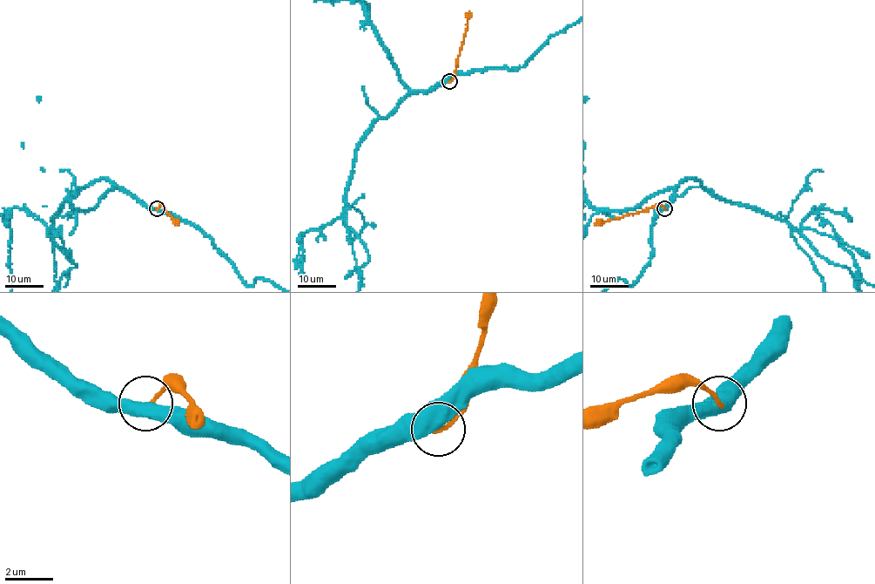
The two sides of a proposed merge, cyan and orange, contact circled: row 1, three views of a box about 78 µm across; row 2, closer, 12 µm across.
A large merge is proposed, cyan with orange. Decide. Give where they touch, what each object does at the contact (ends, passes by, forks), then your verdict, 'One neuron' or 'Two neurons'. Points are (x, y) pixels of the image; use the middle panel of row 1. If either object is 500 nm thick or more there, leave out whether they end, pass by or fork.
Place: (449, 81). Two neurons

